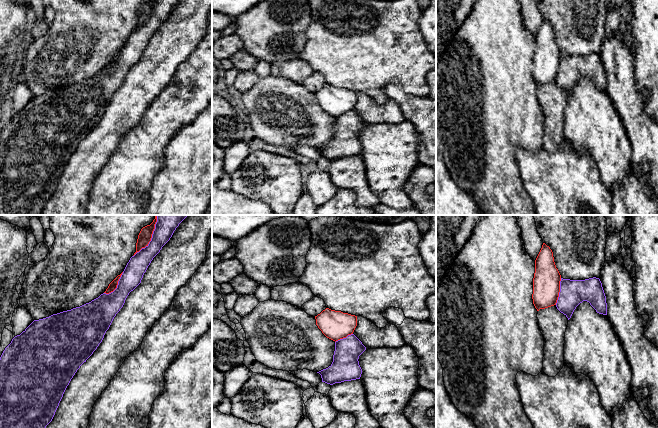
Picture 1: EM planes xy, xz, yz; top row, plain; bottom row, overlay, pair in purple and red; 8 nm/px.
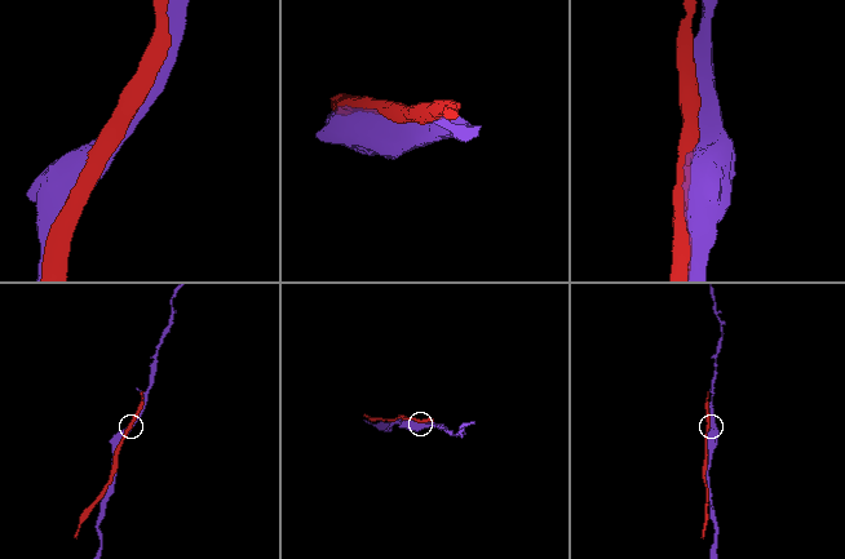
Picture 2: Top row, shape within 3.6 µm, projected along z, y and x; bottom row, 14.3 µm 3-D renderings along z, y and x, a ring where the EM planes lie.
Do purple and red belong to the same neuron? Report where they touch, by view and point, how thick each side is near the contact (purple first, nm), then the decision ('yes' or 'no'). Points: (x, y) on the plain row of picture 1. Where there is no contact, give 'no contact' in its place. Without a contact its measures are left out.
meets purple in xy at (150, 17); 160 nm thick on the purple side, 110 nm on the other; no

